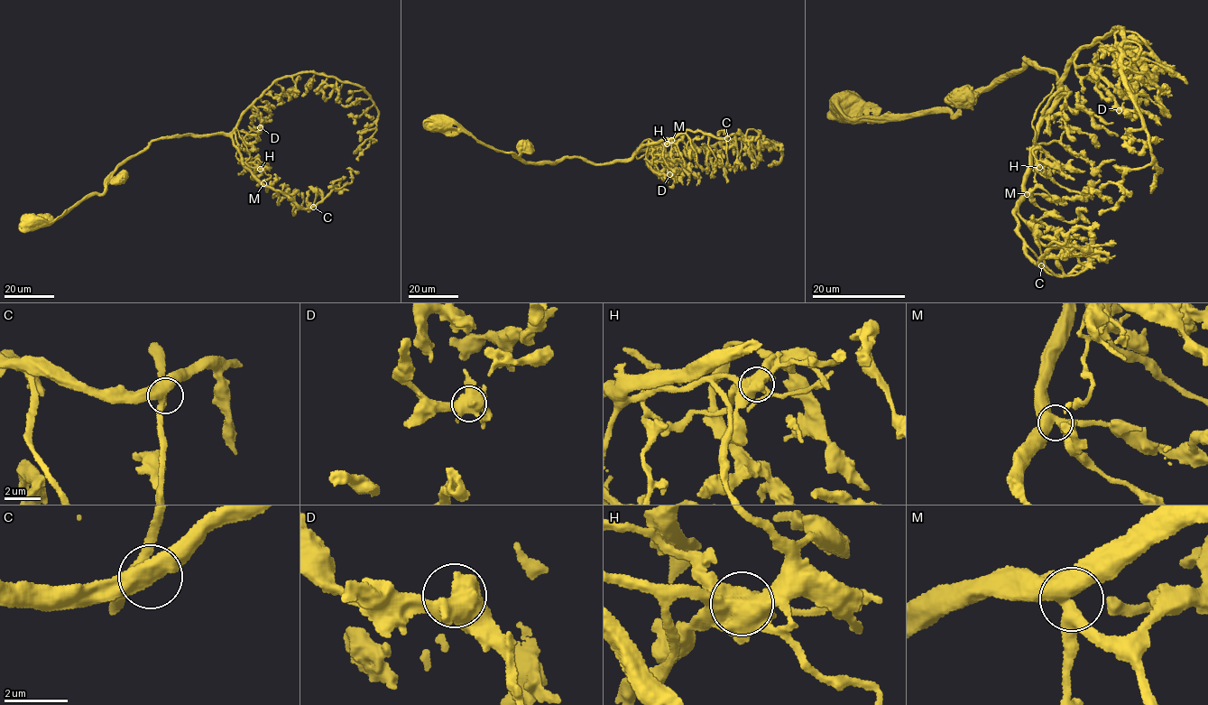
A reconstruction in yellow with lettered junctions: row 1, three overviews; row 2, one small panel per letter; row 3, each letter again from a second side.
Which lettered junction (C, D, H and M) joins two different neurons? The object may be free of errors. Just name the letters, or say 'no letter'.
H

